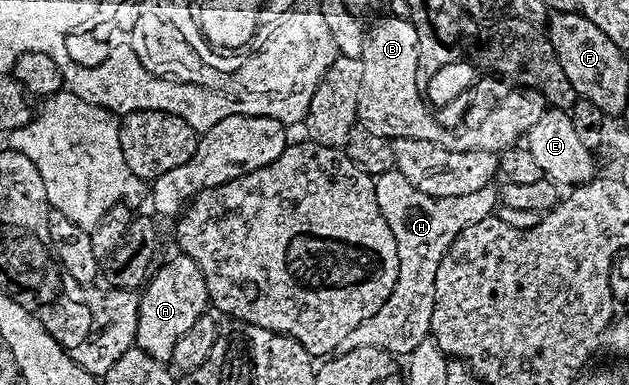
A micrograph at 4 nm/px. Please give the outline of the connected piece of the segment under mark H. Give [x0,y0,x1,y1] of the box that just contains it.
[339,170,500,358]

